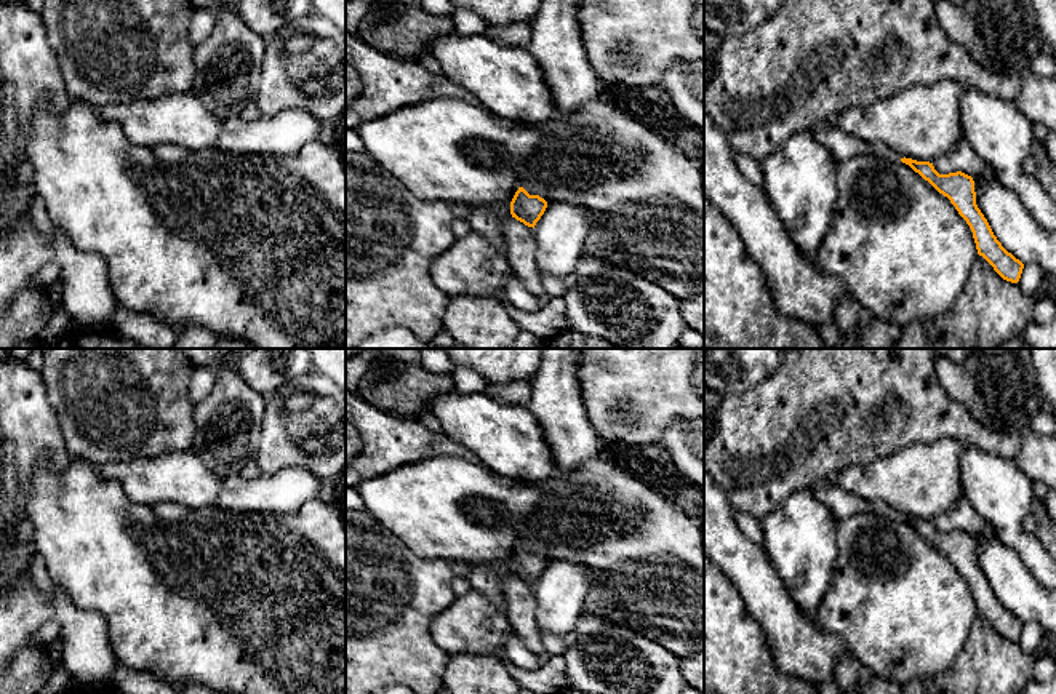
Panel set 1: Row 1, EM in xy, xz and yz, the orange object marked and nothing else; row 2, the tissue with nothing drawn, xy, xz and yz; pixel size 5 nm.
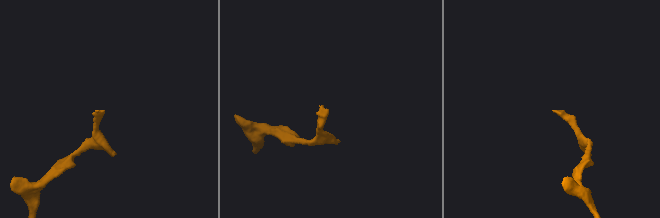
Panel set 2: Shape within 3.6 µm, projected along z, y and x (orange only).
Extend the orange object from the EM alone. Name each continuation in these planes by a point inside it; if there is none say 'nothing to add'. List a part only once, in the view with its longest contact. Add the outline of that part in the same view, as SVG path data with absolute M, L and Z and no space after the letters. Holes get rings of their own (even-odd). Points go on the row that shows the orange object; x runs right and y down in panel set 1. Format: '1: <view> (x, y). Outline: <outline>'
1: yz (842, 146). Outline: M830 123L829 126L811 133L813 138L832 154L837 163L854 155L870 155L894 163L904 158L902 154L886 147L885 144L869 144L848 134L846 131L840 130L837 123Z

